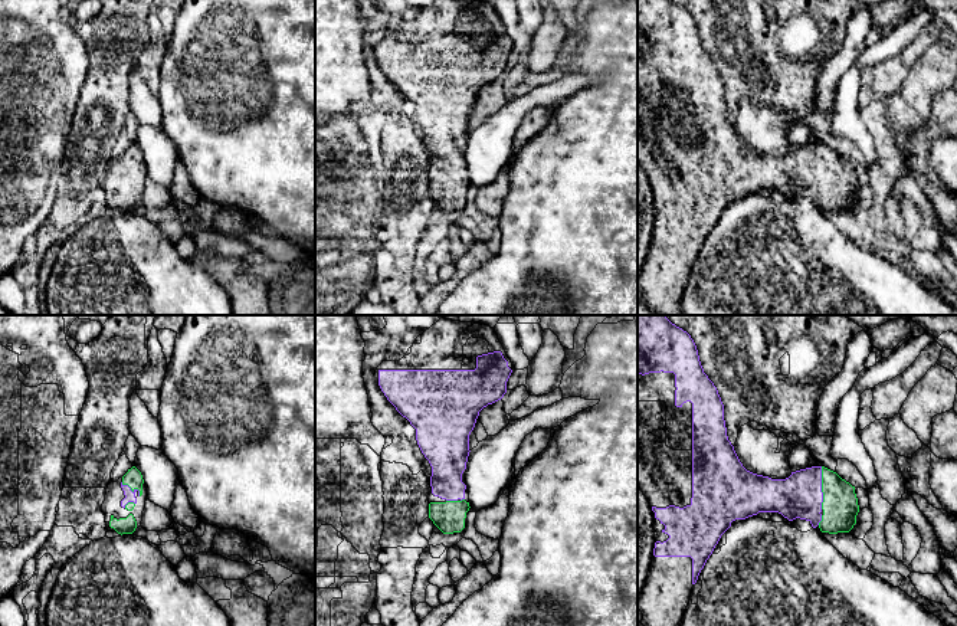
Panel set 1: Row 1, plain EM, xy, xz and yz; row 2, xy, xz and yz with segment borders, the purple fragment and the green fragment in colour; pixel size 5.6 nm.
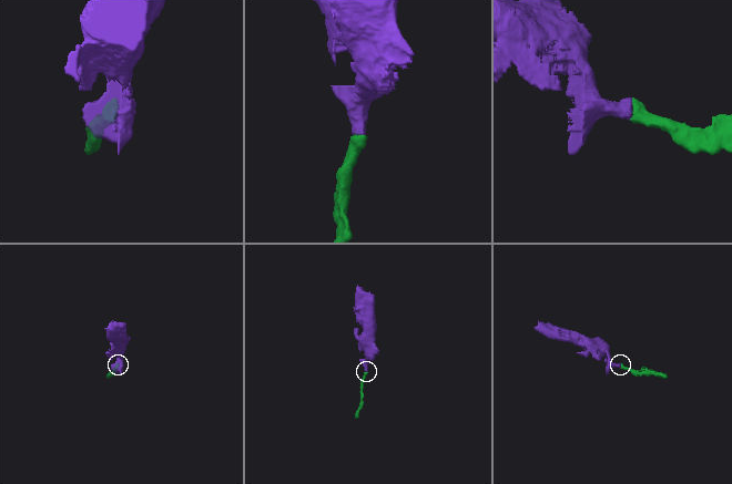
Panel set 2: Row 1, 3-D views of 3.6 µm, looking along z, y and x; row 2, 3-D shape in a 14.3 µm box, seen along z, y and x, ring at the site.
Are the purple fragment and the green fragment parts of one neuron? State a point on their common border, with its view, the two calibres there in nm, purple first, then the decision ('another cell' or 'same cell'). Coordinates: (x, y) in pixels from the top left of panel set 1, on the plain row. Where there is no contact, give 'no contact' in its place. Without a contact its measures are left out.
yz (821, 166) | 240/200 nm | same cell

